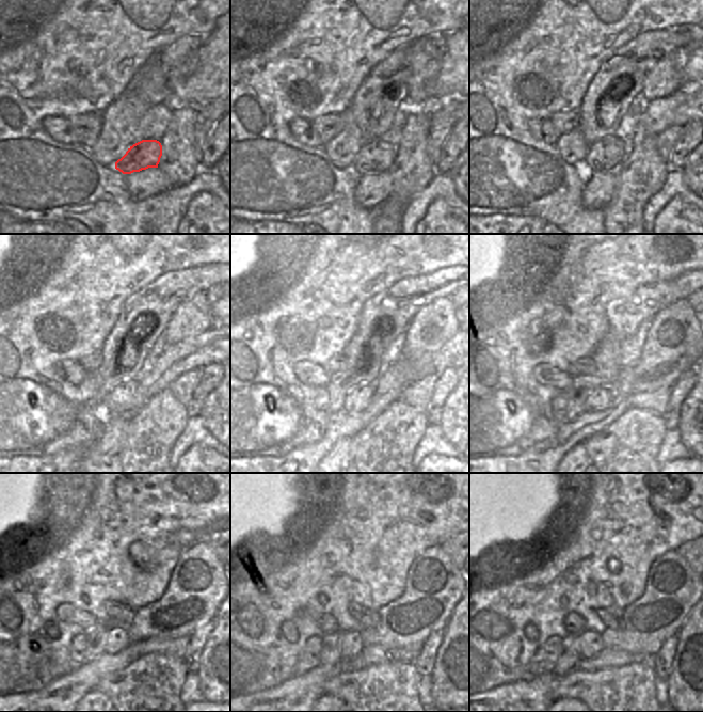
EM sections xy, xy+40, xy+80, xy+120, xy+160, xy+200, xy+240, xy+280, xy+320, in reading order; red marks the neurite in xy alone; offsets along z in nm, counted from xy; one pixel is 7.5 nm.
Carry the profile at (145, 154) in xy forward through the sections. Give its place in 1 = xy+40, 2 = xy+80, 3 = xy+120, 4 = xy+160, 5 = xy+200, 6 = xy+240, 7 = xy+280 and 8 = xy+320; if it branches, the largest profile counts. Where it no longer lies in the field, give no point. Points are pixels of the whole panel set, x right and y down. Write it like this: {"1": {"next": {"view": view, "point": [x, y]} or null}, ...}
{"1": {"next": {"view": "xy+40", "point": [379, 155]}}, "2": {"next": {"view": "xy+80", "point": [606, 155]}}, "3": {"next": {"view": "xy+120", "point": [121, 399]}}, "4": {"next": {"view": "xy+160", "point": [358, 398]}}, "5": {"next": {"view": "xy+200", "point": [598, 399]}}, "6": {"next": {"view": "xy+240", "point": [116, 639]}}, "7": {"next": {"view": "xy+280", "point": [351, 645]}}, "8": {"next": {"view": "xy+320", "point": [588, 644]}}}

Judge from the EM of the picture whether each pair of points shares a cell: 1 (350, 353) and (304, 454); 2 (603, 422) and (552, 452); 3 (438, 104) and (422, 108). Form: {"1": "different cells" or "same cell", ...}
{"1": "different cells", "2": "same cell", "3": "same cell"}

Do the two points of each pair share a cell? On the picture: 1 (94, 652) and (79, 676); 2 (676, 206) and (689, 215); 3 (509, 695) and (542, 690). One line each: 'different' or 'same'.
1: different
2: same
3: same

